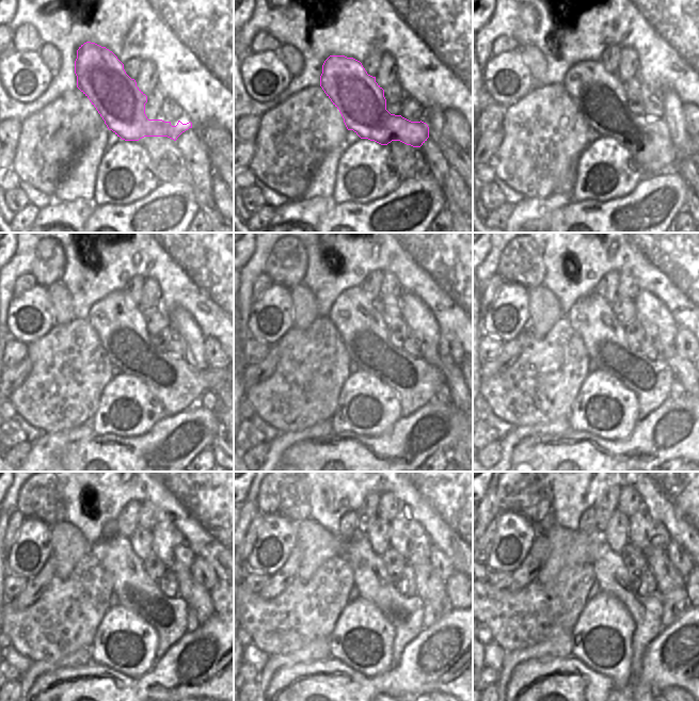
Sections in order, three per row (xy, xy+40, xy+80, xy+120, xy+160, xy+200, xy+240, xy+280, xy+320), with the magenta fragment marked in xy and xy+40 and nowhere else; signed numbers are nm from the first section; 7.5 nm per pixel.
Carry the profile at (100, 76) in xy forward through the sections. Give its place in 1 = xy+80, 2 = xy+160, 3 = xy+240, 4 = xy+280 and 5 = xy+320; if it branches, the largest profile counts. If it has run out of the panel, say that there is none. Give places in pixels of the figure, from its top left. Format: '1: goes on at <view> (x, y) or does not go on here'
1: goes on at xy+80 (600, 95)
2: goes on at xy+160 (360, 324)
3: goes on at xy+240 (136, 591)
4: goes on at xy+280 (371, 579)
5: goes on at xy+320 (610, 573)

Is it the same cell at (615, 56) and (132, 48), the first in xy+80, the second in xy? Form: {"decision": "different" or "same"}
{"decision": "different"}

